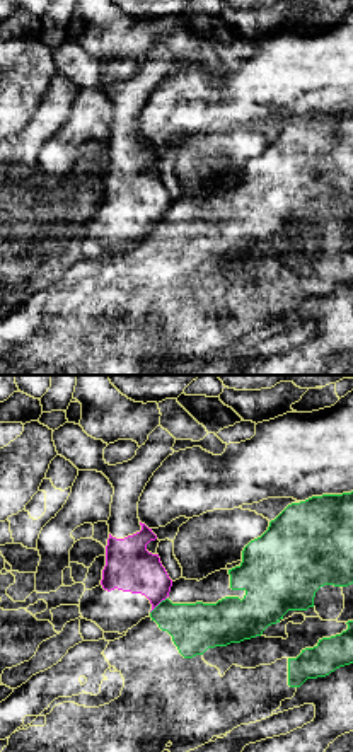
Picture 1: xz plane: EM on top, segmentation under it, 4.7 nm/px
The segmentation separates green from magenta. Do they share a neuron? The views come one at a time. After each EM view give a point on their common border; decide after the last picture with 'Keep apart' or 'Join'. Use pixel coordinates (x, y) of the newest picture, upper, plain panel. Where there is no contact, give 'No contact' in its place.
Touches green at (157, 224)

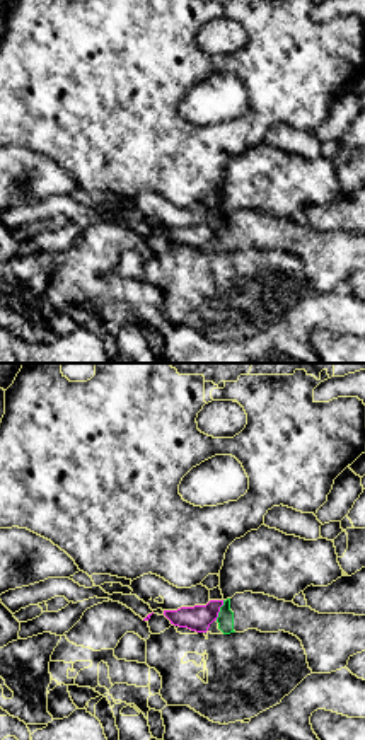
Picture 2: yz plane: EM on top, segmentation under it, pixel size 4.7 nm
Touches green at (220, 229)

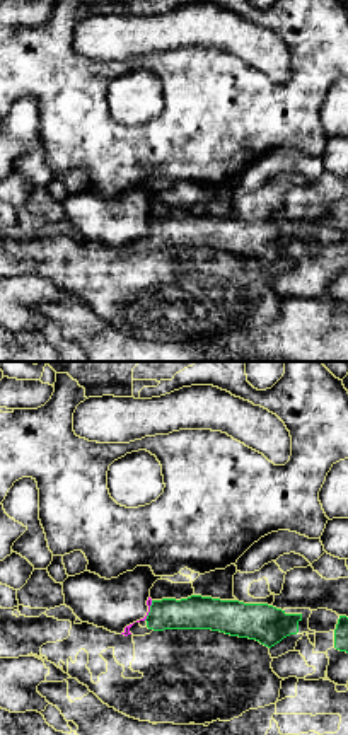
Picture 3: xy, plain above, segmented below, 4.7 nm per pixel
Touches green at (150, 229)

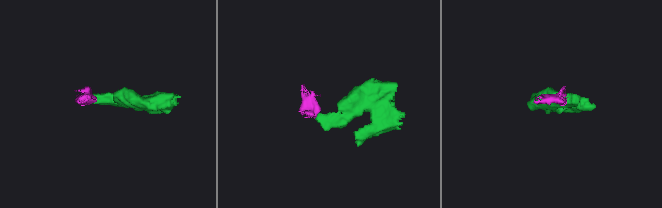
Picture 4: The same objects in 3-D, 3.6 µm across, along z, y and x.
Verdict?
Keep apart

